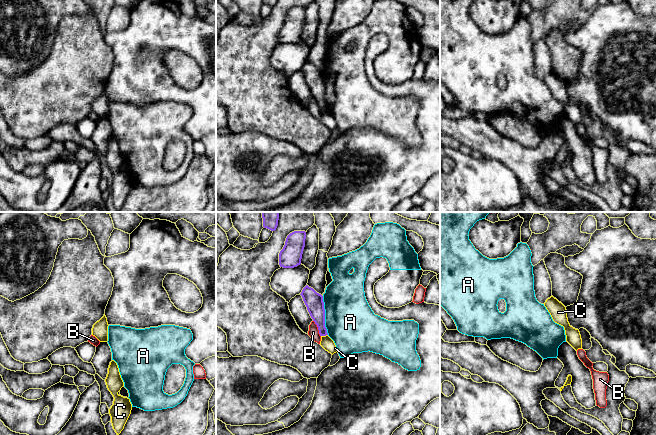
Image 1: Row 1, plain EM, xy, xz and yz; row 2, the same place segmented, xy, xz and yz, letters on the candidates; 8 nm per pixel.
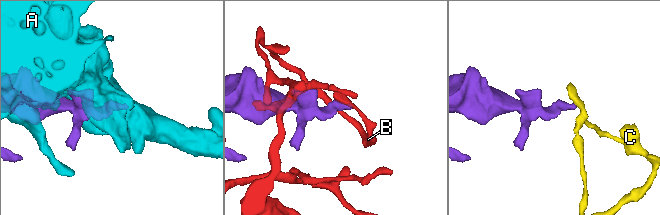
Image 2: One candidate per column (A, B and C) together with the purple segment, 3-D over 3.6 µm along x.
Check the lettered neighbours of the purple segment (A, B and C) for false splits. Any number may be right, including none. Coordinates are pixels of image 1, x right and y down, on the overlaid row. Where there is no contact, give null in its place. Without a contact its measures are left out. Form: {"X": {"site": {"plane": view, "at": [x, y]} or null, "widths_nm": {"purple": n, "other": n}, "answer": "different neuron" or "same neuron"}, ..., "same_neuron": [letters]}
{"A": {"site": {"plane": "xz", "at": [324, 315]}, "widths_nm": {"purple": 140, "other": 400}, "answer": "different neuron"}, "B": {"site": {"plane": "xz", "at": [318, 328]}, "widths_nm": {"purple": 140, "other": 90}, "answer": "different neuron"}, "C": {"site": {"plane": "xz", "at": [324, 335]}, "widths_nm": {"purple": 140, "other": 100}, "answer": "different neuron"}, "same_neuron": []}

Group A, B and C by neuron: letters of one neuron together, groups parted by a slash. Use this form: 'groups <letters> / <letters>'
groups A / B / C

